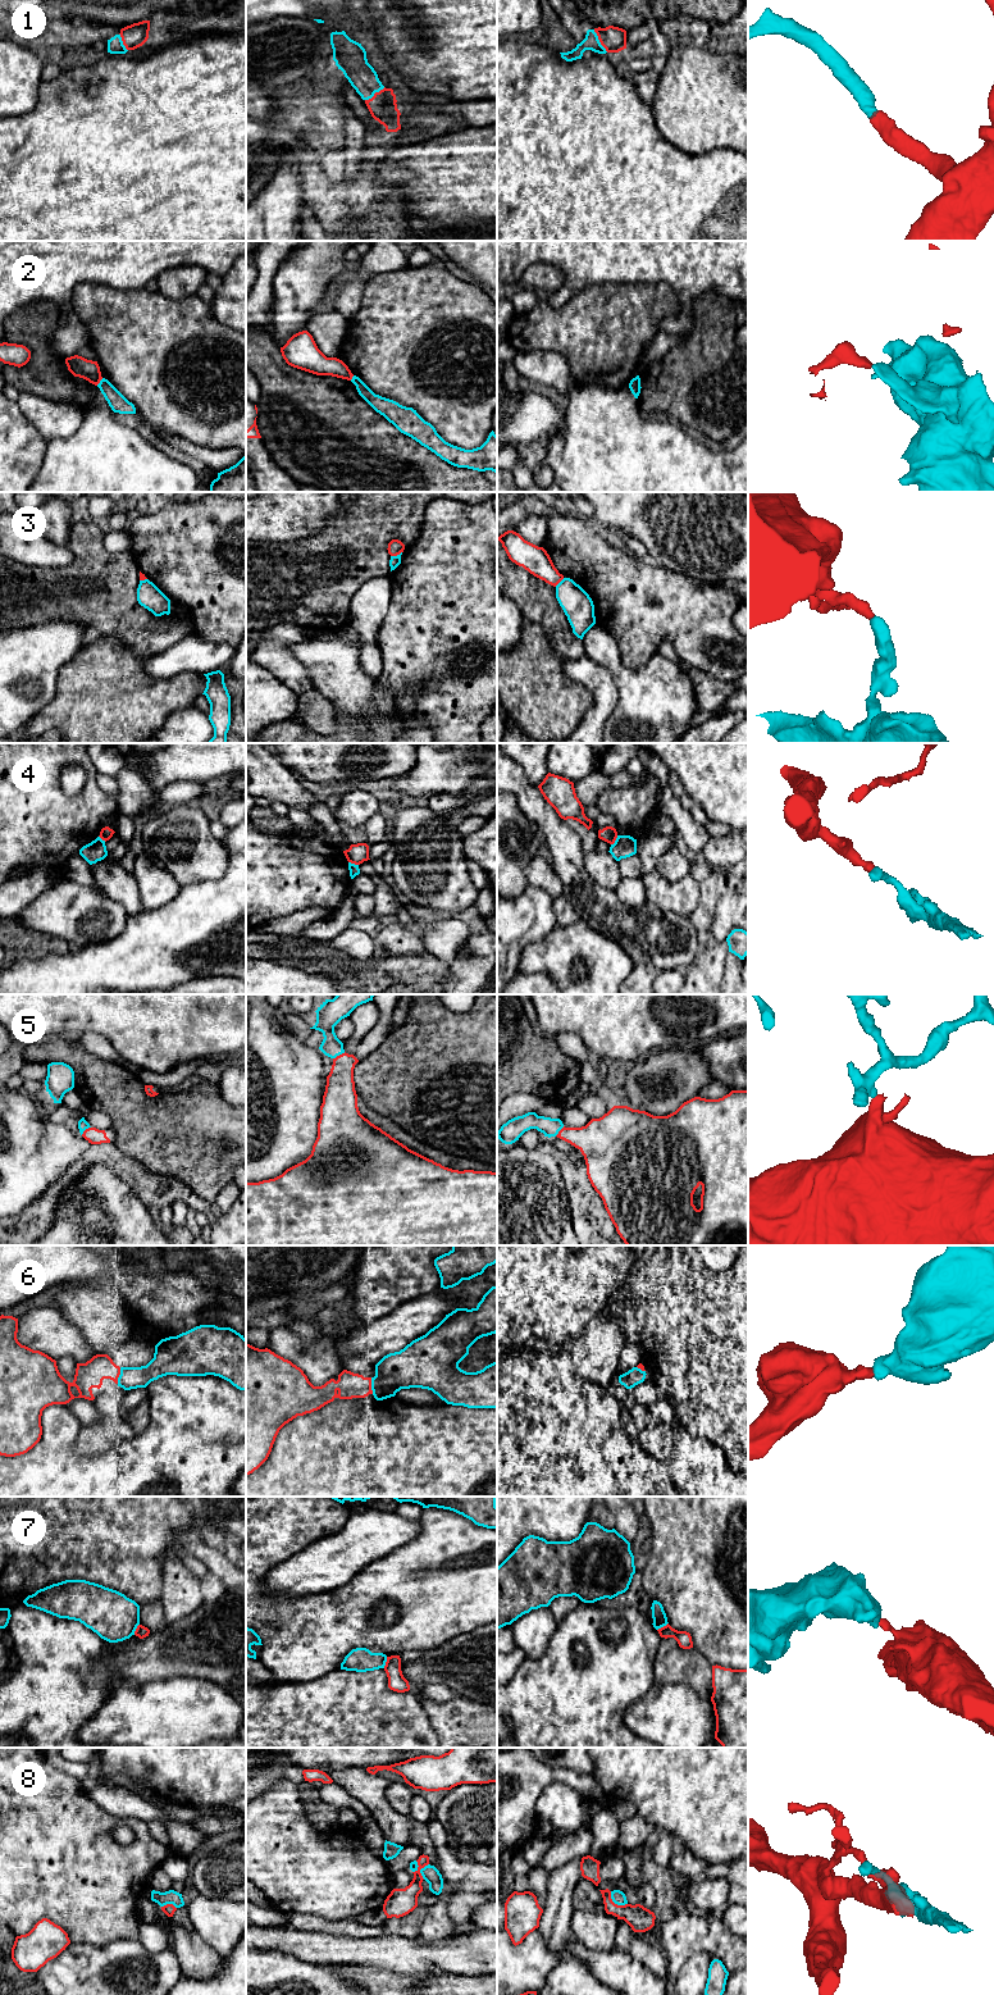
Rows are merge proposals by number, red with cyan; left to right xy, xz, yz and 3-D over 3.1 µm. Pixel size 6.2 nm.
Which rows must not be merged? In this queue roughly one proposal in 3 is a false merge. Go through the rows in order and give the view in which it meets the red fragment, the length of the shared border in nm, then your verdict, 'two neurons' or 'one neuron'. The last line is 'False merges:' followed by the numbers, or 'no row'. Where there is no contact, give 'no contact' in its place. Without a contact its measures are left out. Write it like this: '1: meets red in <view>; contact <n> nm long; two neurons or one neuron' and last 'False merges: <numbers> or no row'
1: meets red in yz; contact 170 nm long; one neuron
2: meets red in xy; contact 60 nm long; two neurons
3: meets red in xz; contact 80 nm long; two neurons
4: meets red in yz; contact 80 nm long; two neurons
5: meets red in xz; contact 90 nm long; one neuron
6: meets red in xy; contact 110 nm long; one neuron
7: meets red in xz; contact 80 nm long; two neurons
8: meets red in xz; contact 130 nm long; two neurons
False merges: 2, 3, 4, 7, 8

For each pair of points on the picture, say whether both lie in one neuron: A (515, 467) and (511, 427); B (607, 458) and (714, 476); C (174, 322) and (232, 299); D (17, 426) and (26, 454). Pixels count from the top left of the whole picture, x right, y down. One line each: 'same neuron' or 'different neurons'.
A: different neurons
B: same neuron
C: different neurons
D: same neuron

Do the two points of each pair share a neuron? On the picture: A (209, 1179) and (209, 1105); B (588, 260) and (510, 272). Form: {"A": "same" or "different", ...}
{"A": "same", "B": "same"}

